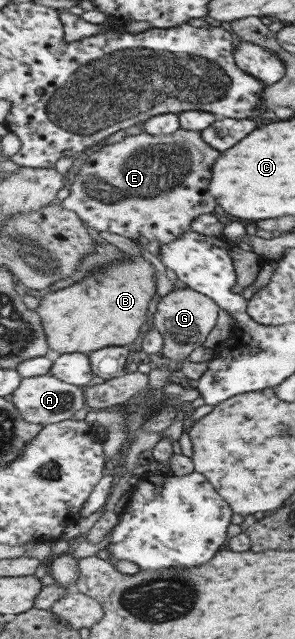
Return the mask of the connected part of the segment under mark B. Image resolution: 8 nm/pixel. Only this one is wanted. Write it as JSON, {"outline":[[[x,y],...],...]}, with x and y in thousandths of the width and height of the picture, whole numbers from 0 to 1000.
{"outline":[[[441,401],[441,404],[359,416],[322,419],[292,433],[247,446],[166,457],[139,468],[125,488],[142,495],[142,507],[156,516],[156,529],[173,549],[186,557],[241,552],[312,552],[366,541],[431,541],[461,534],[481,515],[502,505],[502,477],[522,471],[536,459],[529,446],[529,424],[522,415],[485,401]]]}

